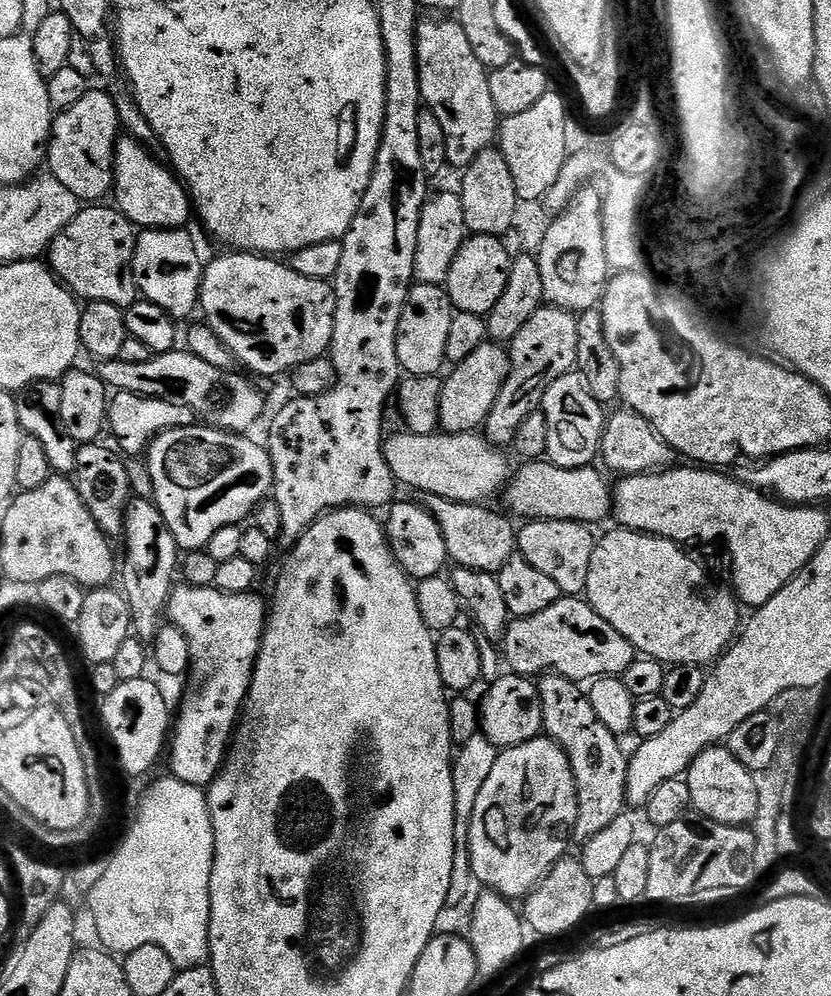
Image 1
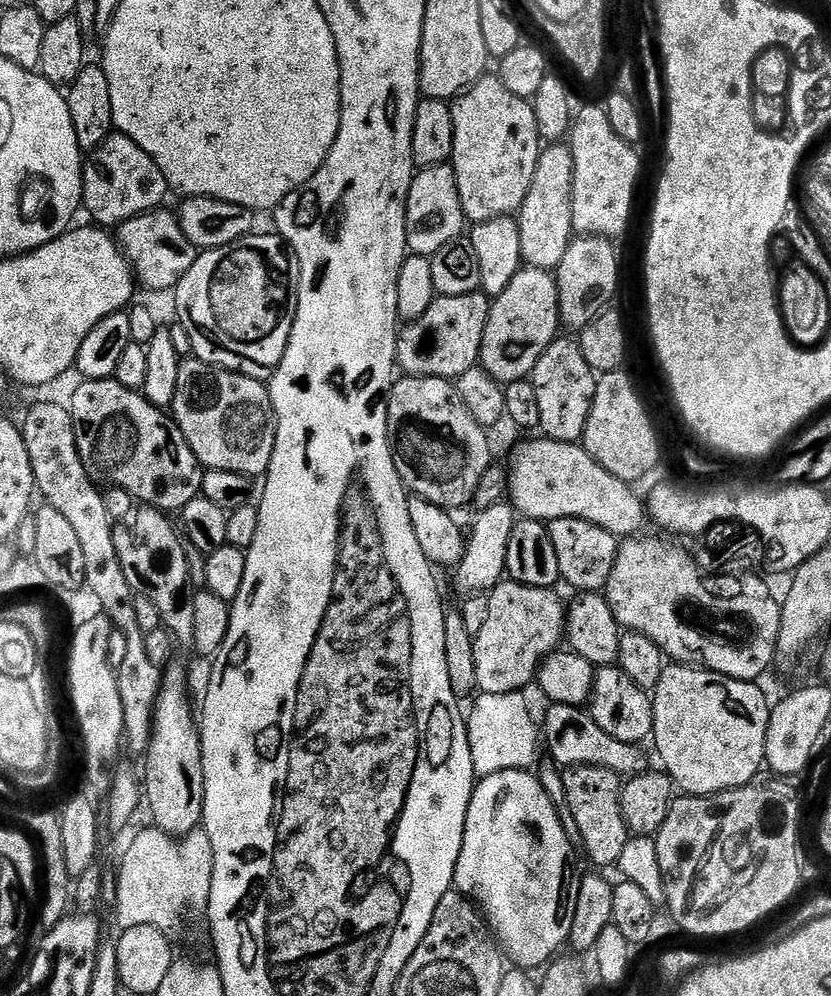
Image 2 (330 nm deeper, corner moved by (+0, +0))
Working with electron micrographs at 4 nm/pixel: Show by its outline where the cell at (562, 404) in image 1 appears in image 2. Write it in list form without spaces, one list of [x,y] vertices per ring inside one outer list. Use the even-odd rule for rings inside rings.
[[[557,338],[538,358],[530,379],[538,393],[539,431],[549,440],[580,444],[590,418],[598,376],[586,362],[579,343],[575,339]]]

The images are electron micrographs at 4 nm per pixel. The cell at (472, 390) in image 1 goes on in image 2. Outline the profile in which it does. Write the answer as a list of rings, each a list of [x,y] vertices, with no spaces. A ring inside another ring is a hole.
[[[521,267],[520,272],[510,278],[510,286],[506,286],[506,290],[502,290],[502,294],[491,301],[486,330],[482,334],[479,367],[485,368],[502,385],[529,379],[538,358],[542,358],[546,349],[557,340],[559,332],[556,331],[561,331],[561,328],[555,275],[541,268]]]

